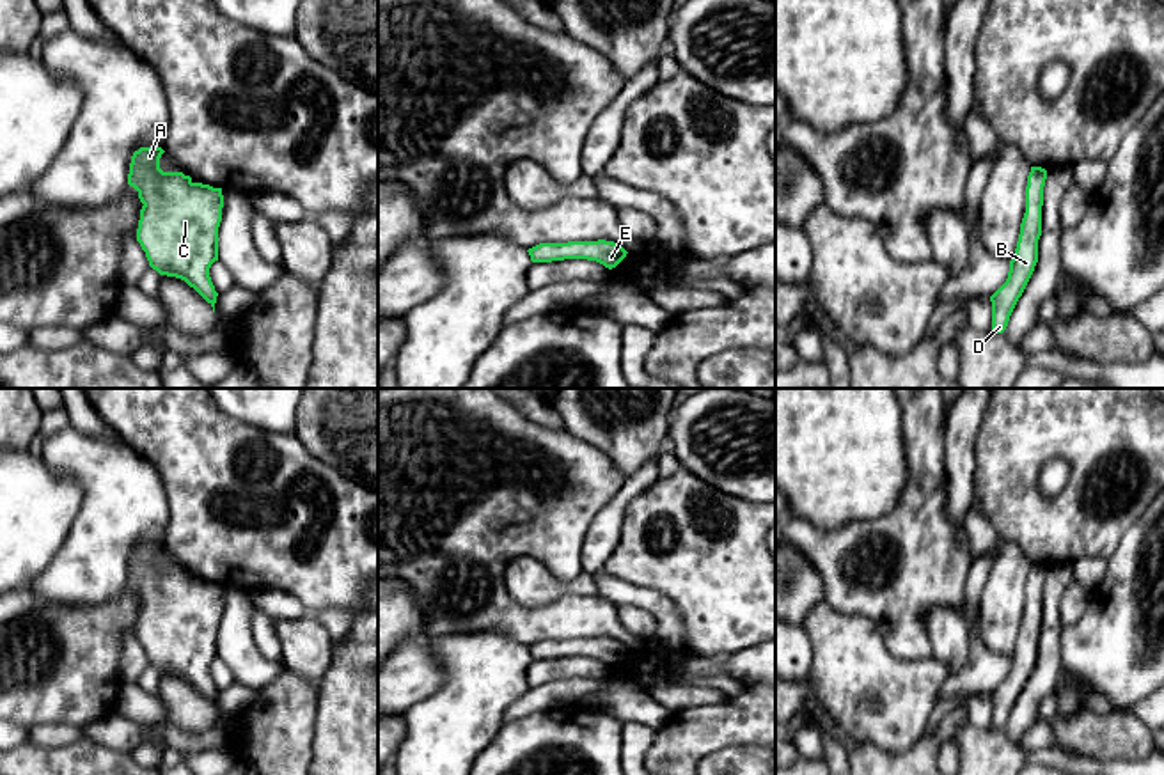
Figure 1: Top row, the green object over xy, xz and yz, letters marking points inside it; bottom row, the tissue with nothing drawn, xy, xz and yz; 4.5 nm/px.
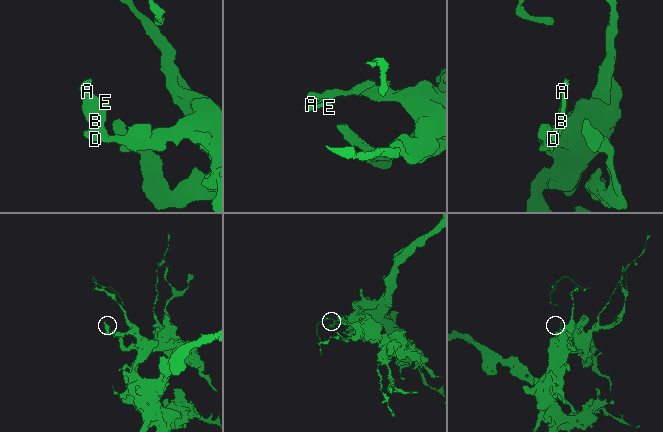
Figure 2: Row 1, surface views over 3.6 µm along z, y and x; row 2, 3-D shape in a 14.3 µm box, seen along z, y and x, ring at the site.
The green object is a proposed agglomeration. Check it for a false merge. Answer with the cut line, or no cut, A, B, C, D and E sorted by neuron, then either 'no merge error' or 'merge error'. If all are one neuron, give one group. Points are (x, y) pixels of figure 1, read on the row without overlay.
no cut | A B C D E | no merge error

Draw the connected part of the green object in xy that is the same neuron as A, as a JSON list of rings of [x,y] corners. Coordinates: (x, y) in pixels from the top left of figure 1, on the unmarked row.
[[[140,544],[131,553],[128,582],[144,601],[137,638],[153,667],[185,677],[215,709],[218,690],[209,665],[218,658],[222,585],[193,580],[183,569],[163,569],[163,550],[161,544]]]

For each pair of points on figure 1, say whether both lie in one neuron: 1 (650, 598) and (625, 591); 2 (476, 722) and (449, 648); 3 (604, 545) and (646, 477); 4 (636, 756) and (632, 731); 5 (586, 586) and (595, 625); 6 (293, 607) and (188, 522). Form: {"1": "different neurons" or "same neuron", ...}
{"1": "same neuron", "2": "same neuron", "3": "same neuron", "4": "same neuron", "5": "different neurons", "6": "different neurons"}

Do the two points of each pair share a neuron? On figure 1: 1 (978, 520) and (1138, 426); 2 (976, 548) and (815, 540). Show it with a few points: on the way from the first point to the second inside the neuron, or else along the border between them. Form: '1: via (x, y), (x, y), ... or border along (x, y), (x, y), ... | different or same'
1: border along (975, 501), (999, 536) | different
2: border along (962, 531), (967, 540), (969, 561) | different

